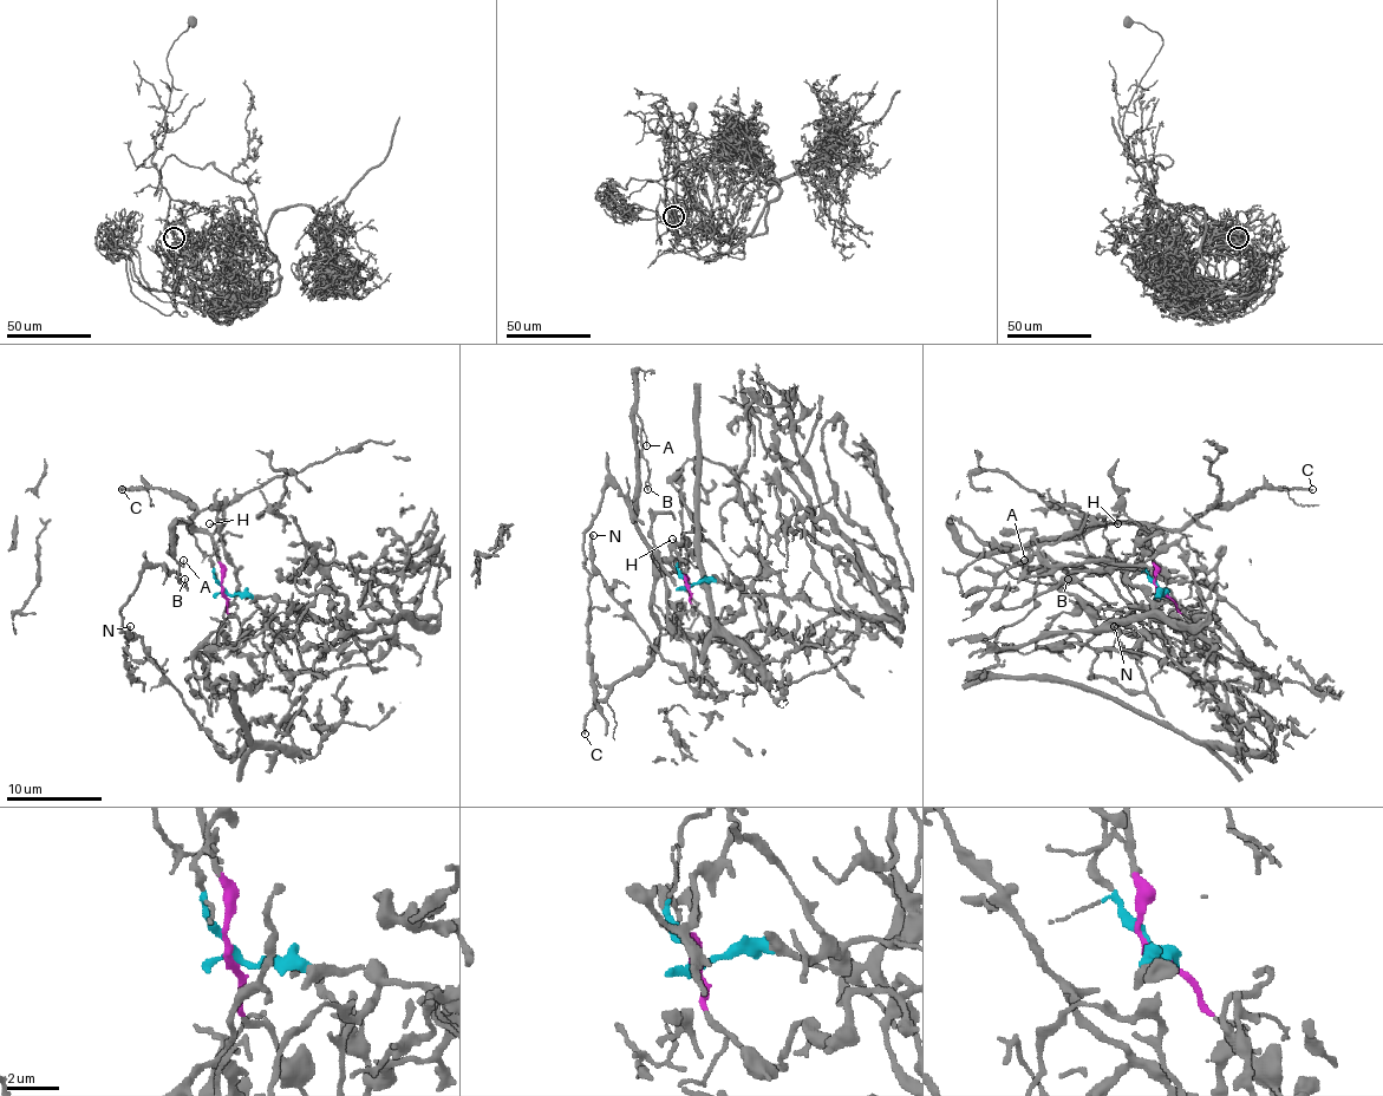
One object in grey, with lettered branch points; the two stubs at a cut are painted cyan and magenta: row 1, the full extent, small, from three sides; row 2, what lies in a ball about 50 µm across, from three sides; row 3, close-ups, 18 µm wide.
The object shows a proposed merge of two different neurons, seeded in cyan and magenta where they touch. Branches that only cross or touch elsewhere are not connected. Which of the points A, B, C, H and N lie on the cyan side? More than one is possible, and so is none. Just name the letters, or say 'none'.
N

